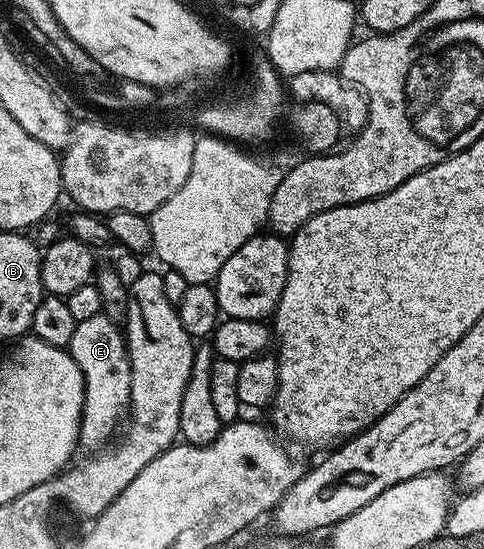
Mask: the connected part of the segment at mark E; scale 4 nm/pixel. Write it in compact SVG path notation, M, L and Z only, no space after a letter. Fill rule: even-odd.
M103 312L77 323L67 349L75 364L79 364L79 372L83 372L85 385L79 442L82 447L86 446L87 451L96 452L118 433L129 409L131 396L129 349L125 347L122 327L112 322ZM109 437L111 438L108 440Z

